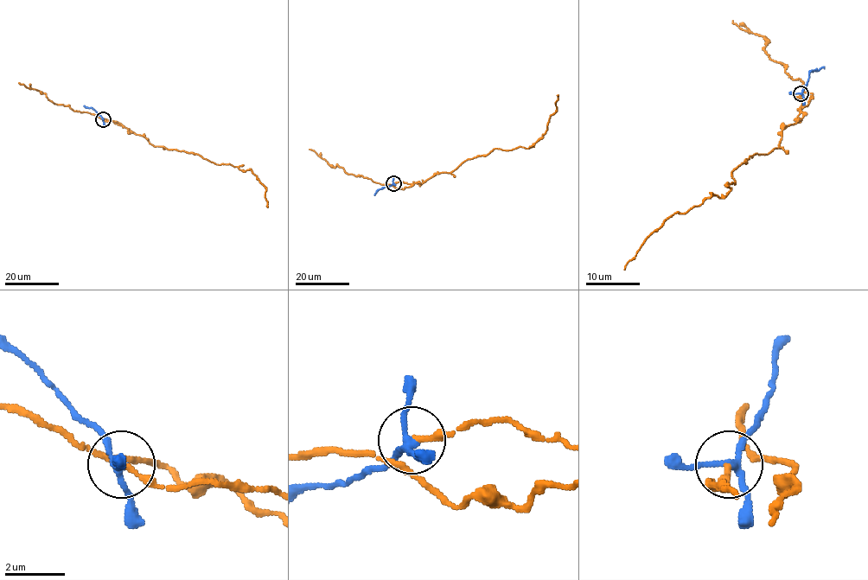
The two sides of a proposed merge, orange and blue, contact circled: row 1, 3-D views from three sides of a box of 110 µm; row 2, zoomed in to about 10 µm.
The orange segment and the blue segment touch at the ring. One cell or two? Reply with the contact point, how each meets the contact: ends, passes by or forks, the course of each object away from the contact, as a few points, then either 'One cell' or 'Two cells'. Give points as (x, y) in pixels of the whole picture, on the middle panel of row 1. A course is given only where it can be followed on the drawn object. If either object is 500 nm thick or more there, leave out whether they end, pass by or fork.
Place: (393, 183). At the ring orange forks. At the ring blue forks. Course of orange: (393, 183), (421, 184), (495, 149), (528, 149), (545, 133), (549, 117), (557, 110), (558, 95). Course of blue: (393, 183), (379, 189), (373, 195). One cell

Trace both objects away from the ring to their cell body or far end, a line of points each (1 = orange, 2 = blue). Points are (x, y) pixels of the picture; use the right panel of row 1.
1: (800, 93), (803, 116), (782, 130), (779, 147), (743, 162), (722, 197), (670, 215), (624, 269)
2: (800, 93), (806, 87), (810, 73), (825, 66)

